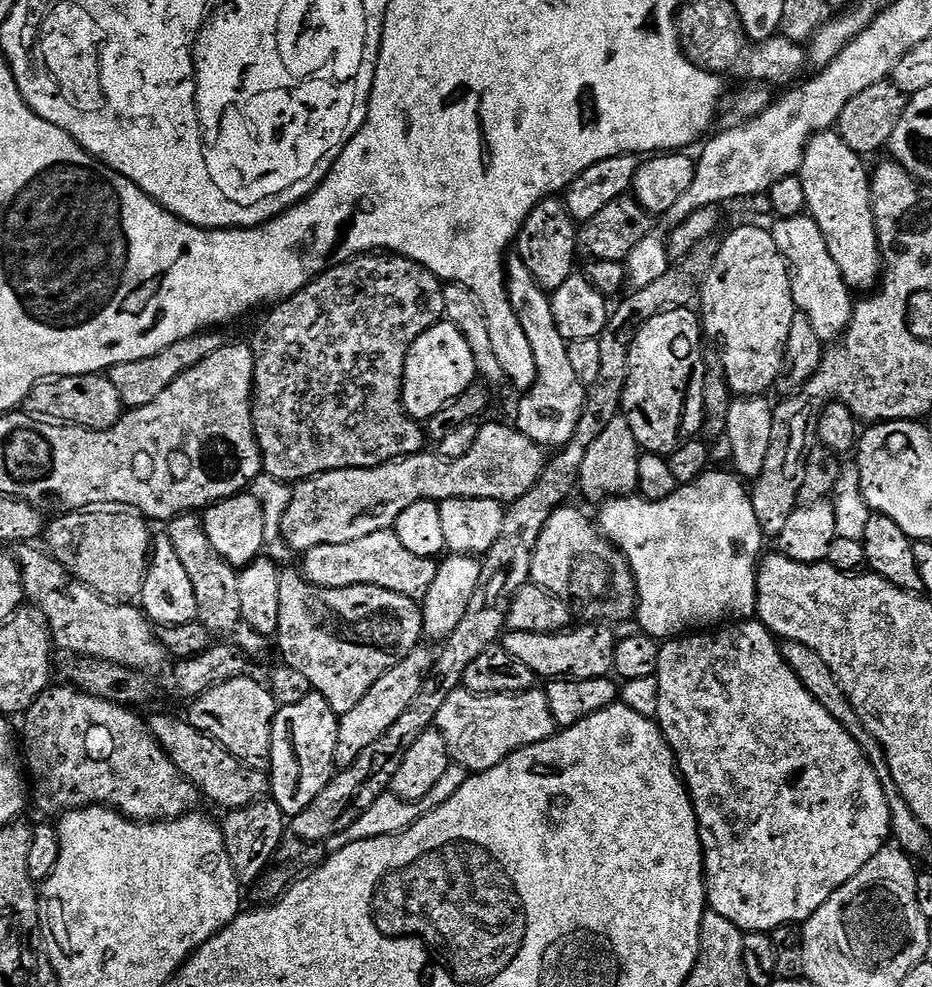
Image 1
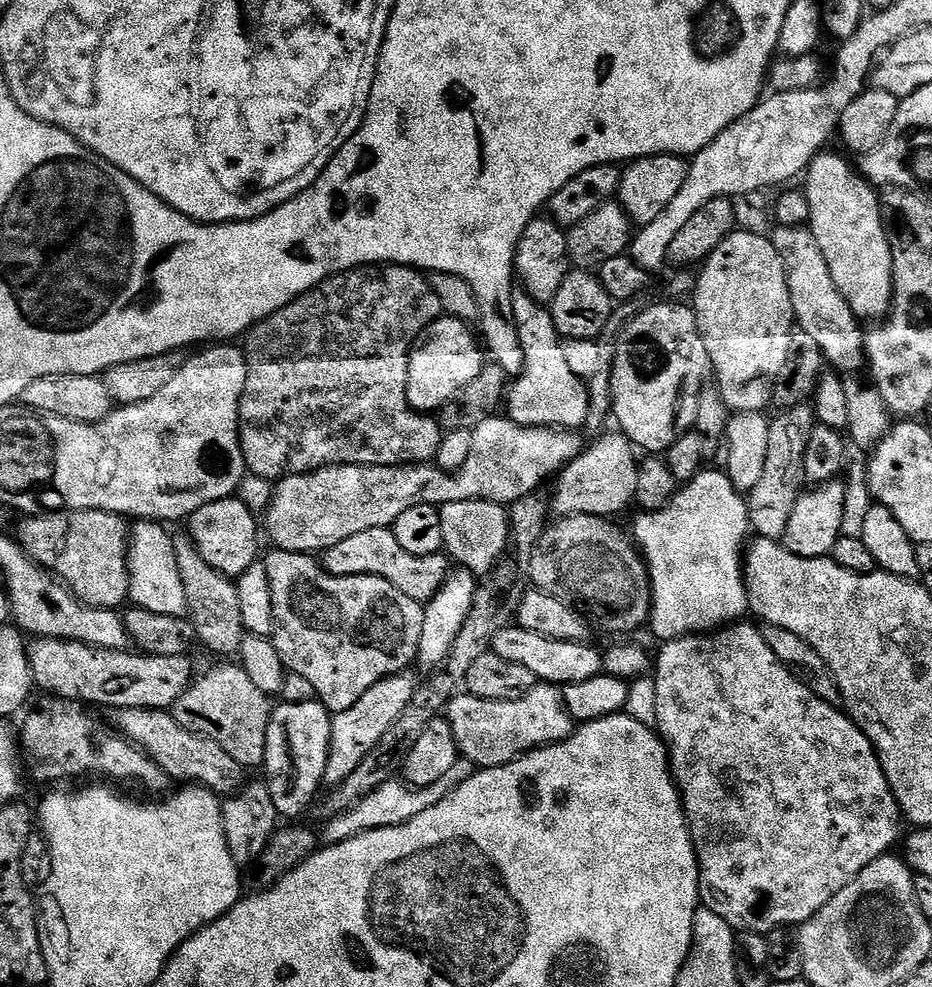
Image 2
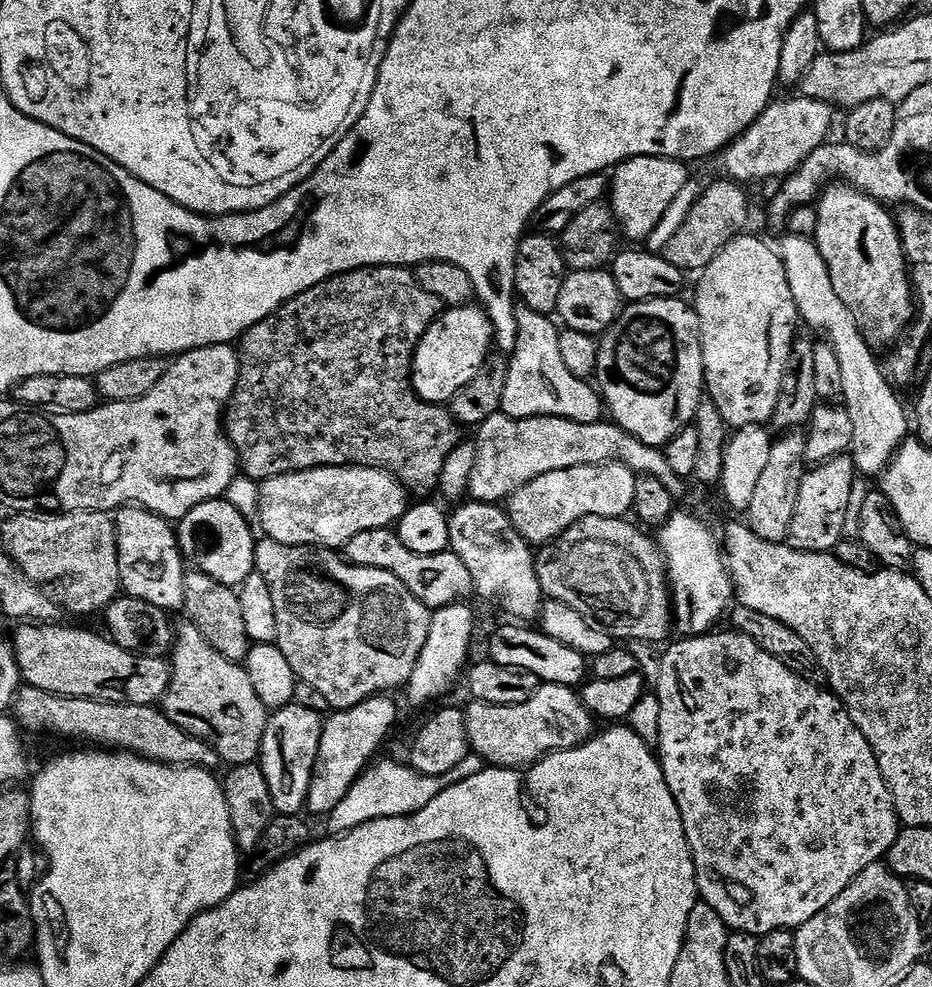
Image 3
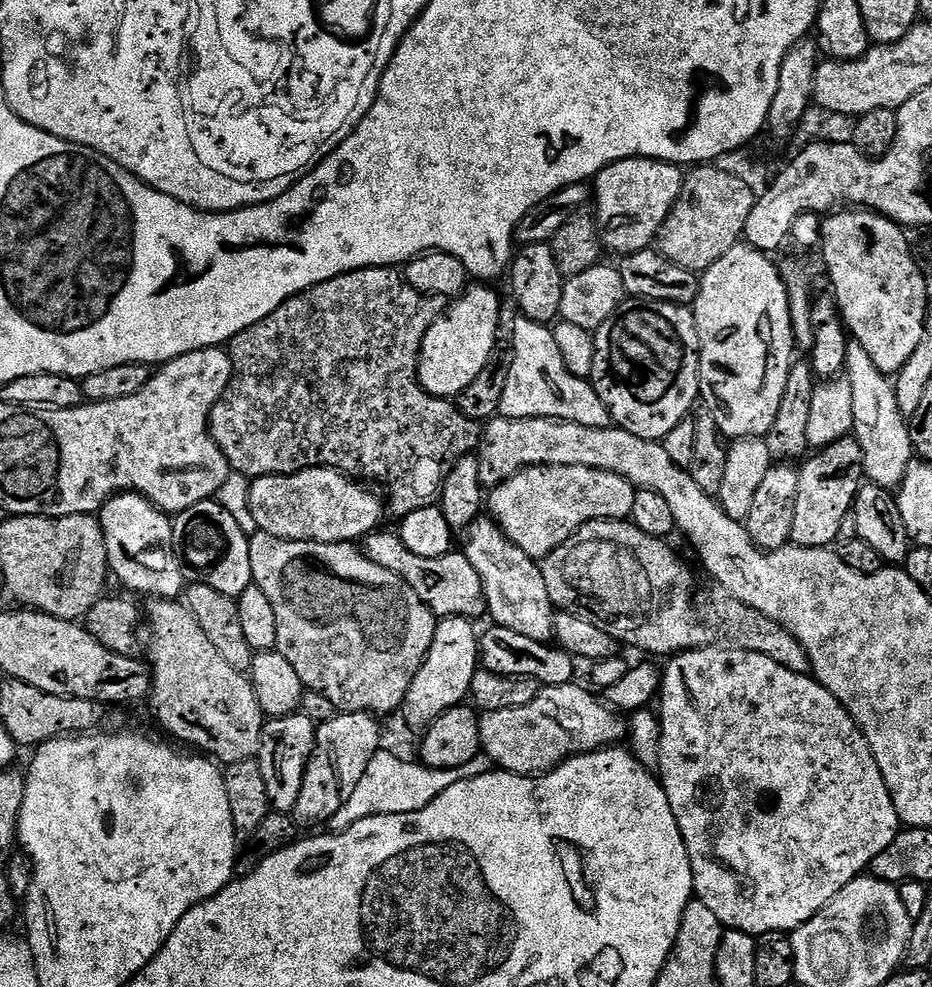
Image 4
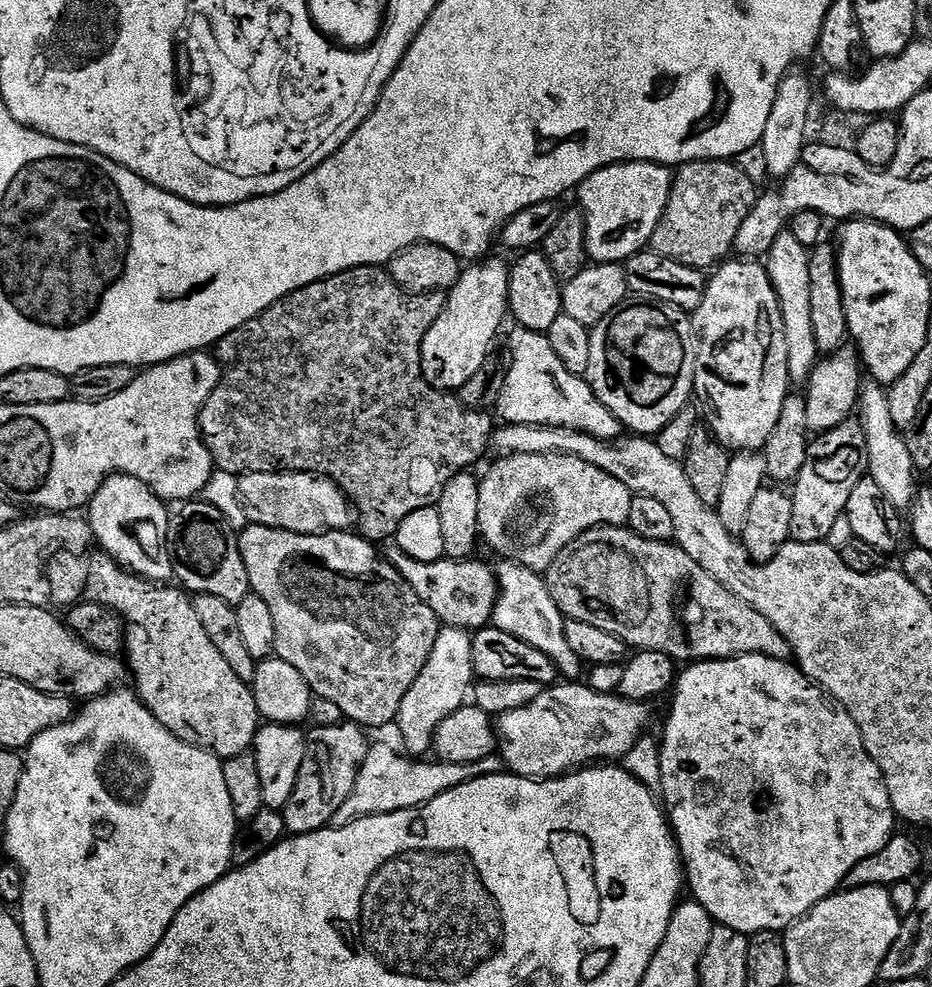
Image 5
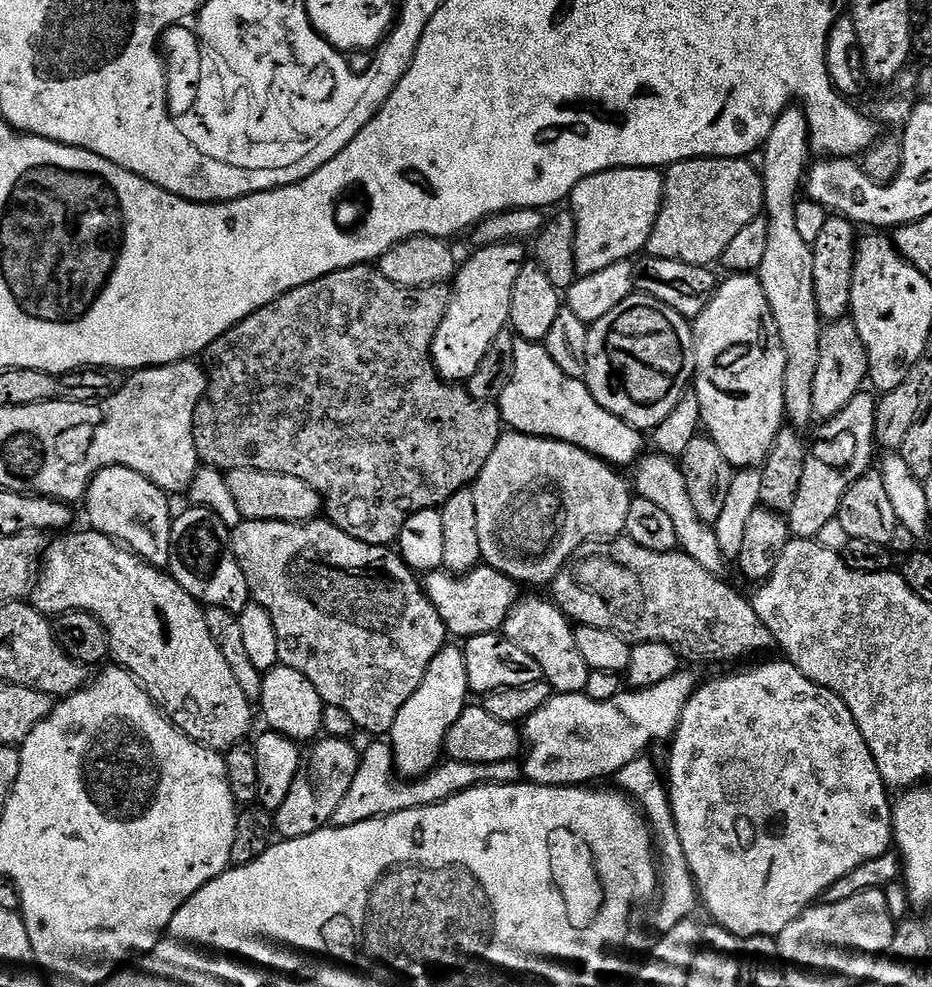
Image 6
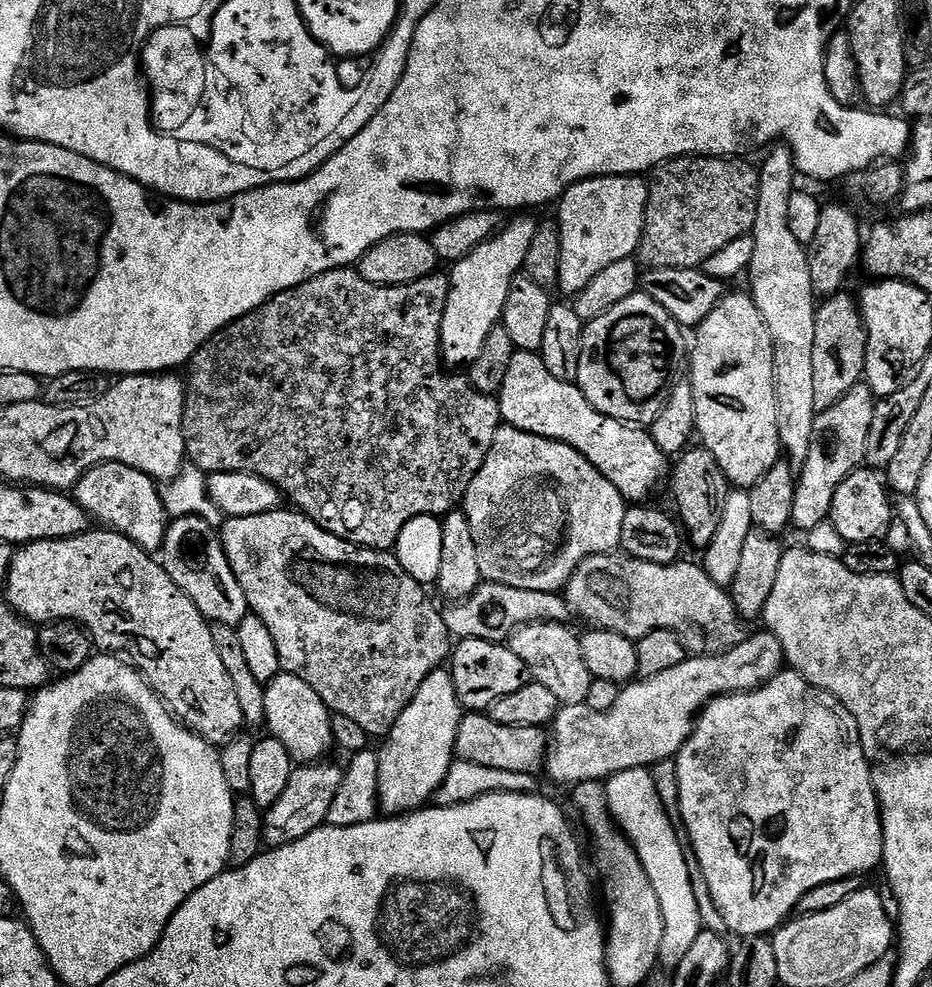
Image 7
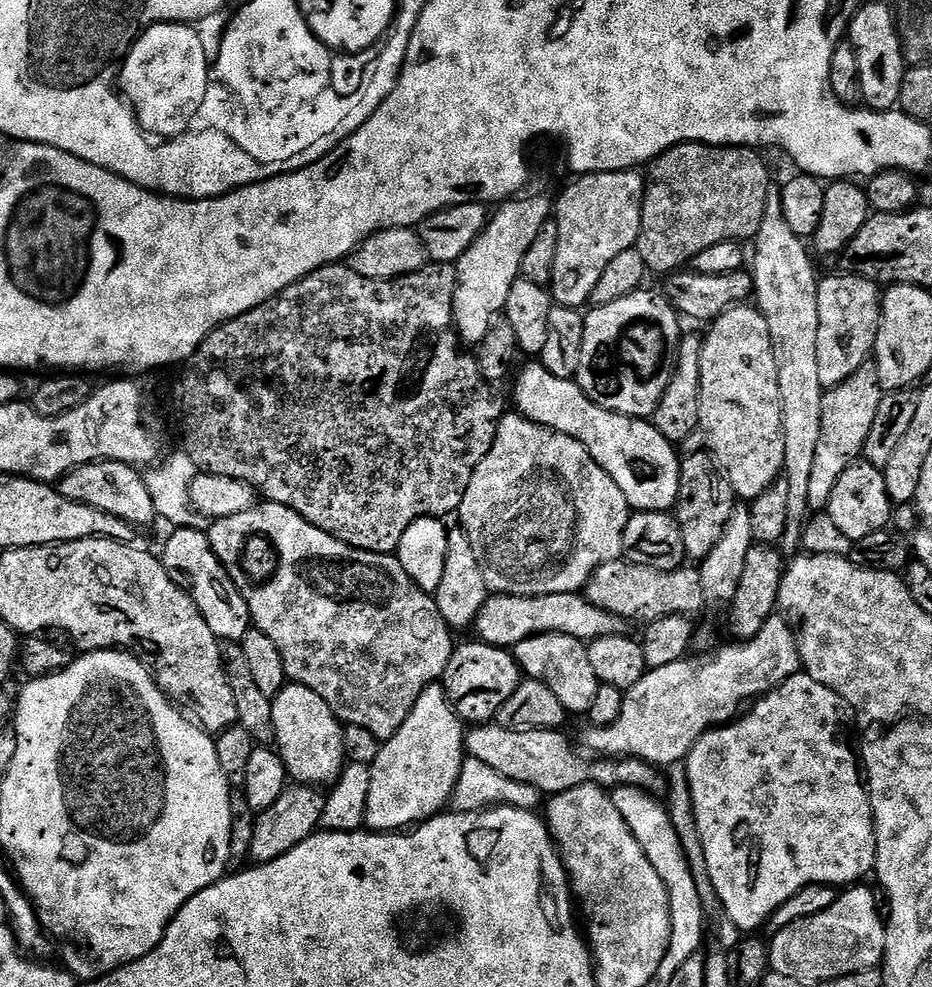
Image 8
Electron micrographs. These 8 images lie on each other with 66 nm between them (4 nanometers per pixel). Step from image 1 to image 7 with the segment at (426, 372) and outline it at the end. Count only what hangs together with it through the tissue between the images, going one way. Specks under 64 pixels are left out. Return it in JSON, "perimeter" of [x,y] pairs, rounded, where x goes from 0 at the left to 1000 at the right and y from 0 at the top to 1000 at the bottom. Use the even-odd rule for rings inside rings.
{"perimeter":[[[558,217],[555,223],[540,228],[532,238],[517,245],[503,259],[484,268],[481,290],[481,309],[472,327],[472,360],[477,370],[504,371],[517,359],[521,338],[530,334],[541,323],[543,298],[547,298],[547,286],[559,279],[569,245],[577,230],[574,218]]]}

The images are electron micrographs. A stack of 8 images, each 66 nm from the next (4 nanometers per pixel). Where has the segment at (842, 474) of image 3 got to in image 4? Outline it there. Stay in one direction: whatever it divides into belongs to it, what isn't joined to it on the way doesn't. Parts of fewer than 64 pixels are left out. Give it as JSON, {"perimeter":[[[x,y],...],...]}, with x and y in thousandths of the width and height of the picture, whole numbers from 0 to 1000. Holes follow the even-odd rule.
{"perimeter":[[[917,444],[900,446],[868,461],[857,471],[856,477],[856,513],[852,513],[849,550],[855,555],[886,555],[896,552],[901,547],[903,525],[913,520],[914,511],[928,485],[925,452],[921,452]]]}

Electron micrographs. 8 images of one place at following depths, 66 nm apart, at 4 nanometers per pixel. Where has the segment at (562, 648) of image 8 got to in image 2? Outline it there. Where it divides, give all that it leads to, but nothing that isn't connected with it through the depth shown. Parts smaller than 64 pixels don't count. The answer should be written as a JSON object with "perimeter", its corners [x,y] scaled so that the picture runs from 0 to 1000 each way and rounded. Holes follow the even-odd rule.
{"perimeter":[[[520,507],[483,509],[471,512],[471,516],[474,525],[474,541],[476,542],[475,558],[488,570],[490,567],[494,570],[490,572],[495,576],[515,586],[523,585],[538,570],[536,562],[547,555],[546,516],[540,511]]]}

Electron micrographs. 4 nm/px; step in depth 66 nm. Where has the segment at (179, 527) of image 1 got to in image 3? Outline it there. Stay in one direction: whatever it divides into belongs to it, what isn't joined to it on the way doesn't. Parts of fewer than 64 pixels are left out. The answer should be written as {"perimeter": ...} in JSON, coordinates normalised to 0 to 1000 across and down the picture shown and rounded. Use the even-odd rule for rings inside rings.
{"perimeter":[[[209,578],[198,579],[195,620],[196,623],[202,623],[198,624],[201,631],[208,633],[217,642],[217,646],[221,646],[221,650],[225,650],[225,655],[230,655],[230,659],[238,663],[238,667],[255,674],[261,674],[265,670],[266,660],[270,658],[271,650],[264,642],[260,610],[254,597],[238,594],[238,590],[230,590],[225,582],[217,582]]]}

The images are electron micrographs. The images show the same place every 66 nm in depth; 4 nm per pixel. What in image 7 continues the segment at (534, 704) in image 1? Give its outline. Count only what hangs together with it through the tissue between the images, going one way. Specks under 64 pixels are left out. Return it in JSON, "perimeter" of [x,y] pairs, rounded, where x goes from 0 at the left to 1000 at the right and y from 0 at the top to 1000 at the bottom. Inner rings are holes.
{"perimeter":[[[815,638],[812,644],[811,641],[804,643],[802,648],[781,661],[771,661],[768,665],[742,665],[719,679],[710,679],[710,683],[692,685],[666,696],[663,711],[659,711],[659,715],[655,715],[655,719],[649,721],[633,719],[629,711],[604,714],[590,734],[586,783],[597,794],[617,796],[630,790],[647,792],[667,780],[695,778],[711,770],[720,771],[738,750],[747,726],[761,711],[783,701],[803,701],[806,697],[814,697],[817,693],[834,685],[842,673],[841,660],[833,643]]]}

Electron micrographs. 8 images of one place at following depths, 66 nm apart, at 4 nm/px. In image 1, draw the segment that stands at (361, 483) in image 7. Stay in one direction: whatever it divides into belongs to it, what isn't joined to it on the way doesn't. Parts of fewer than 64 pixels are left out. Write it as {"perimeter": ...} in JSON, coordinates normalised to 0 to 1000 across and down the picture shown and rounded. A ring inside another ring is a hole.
{"perimeter":[[[420,257],[381,259],[379,263],[373,263],[369,267],[358,267],[355,272],[351,272],[344,280],[334,284],[327,292],[320,294],[309,303],[299,305],[289,316],[292,317],[276,330],[275,337],[268,341],[275,372],[270,388],[270,431],[279,453],[282,481],[317,491],[323,486],[333,486],[347,478],[368,474],[403,474],[408,470],[417,470],[420,466],[429,466],[432,462],[446,462],[450,458],[456,457],[457,438],[433,414],[431,387],[436,359],[440,359],[440,351],[444,351],[444,347],[450,340],[457,338],[461,330],[471,328],[477,323],[476,288],[466,277],[457,274],[457,270],[435,259]]]}

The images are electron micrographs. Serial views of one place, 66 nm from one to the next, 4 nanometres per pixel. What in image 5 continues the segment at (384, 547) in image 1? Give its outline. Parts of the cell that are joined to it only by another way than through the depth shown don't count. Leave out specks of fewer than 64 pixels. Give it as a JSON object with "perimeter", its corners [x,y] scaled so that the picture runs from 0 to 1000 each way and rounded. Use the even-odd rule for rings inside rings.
{"perimeter":[[[417,554],[414,565],[440,590],[444,602],[466,618],[473,633],[499,638],[514,638],[528,632],[528,623],[532,617],[532,607],[536,601],[536,593],[532,591],[532,581],[523,575],[512,565],[501,567],[467,567],[466,569],[448,569],[448,565],[440,565],[430,555]]]}

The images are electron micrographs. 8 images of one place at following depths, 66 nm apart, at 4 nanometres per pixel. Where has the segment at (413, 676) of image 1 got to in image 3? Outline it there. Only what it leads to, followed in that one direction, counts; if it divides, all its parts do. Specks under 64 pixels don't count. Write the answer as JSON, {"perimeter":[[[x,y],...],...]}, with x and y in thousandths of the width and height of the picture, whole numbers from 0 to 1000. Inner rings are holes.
{"perimeter":[[[416,703],[398,705],[396,709],[384,711],[384,715],[357,720],[348,729],[345,752],[341,758],[337,784],[333,788],[328,816],[332,824],[335,822],[343,829],[351,828],[358,817],[376,804],[376,796],[380,796],[382,789],[405,769],[403,761],[411,756],[412,749],[425,734],[425,713],[421,708]]]}

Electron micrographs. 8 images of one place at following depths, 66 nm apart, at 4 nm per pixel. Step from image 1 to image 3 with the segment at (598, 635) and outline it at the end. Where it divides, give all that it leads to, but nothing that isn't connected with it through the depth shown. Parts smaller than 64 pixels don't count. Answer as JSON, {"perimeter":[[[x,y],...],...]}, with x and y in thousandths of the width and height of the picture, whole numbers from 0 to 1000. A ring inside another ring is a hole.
{"perimeter":[[[541,630],[536,637],[524,648],[523,668],[534,675],[547,675],[556,679],[571,681],[586,693],[602,693],[608,697],[618,697],[628,692],[633,681],[633,673],[620,659],[612,659],[612,655],[603,655],[603,650],[594,650],[585,640],[559,634],[554,630]]]}

